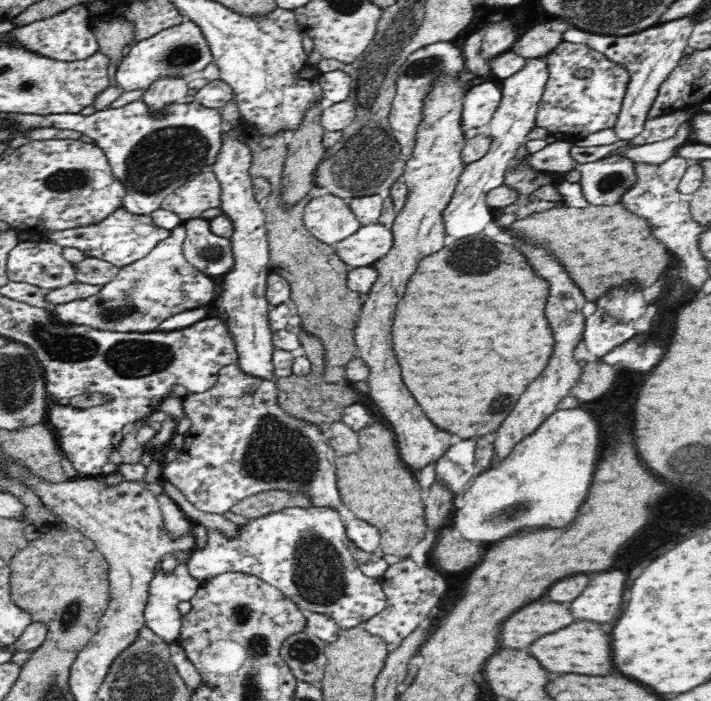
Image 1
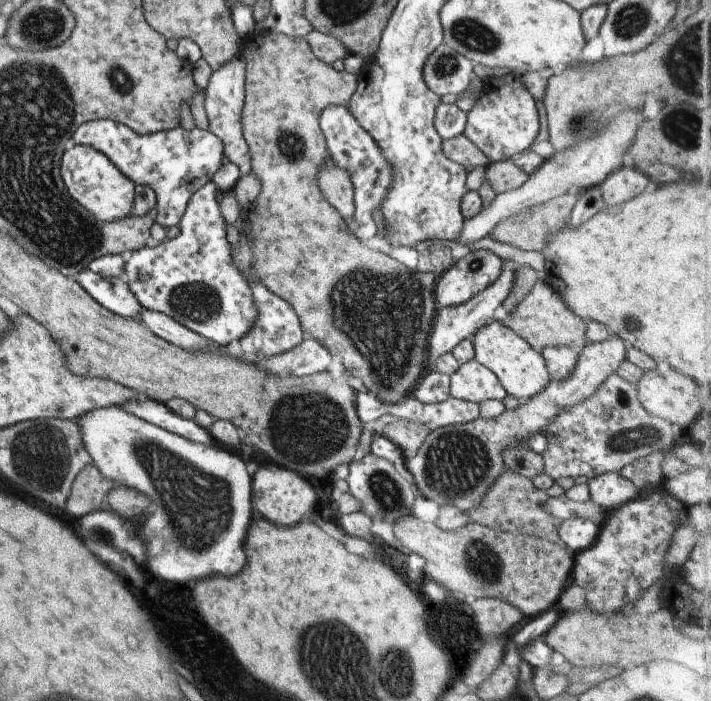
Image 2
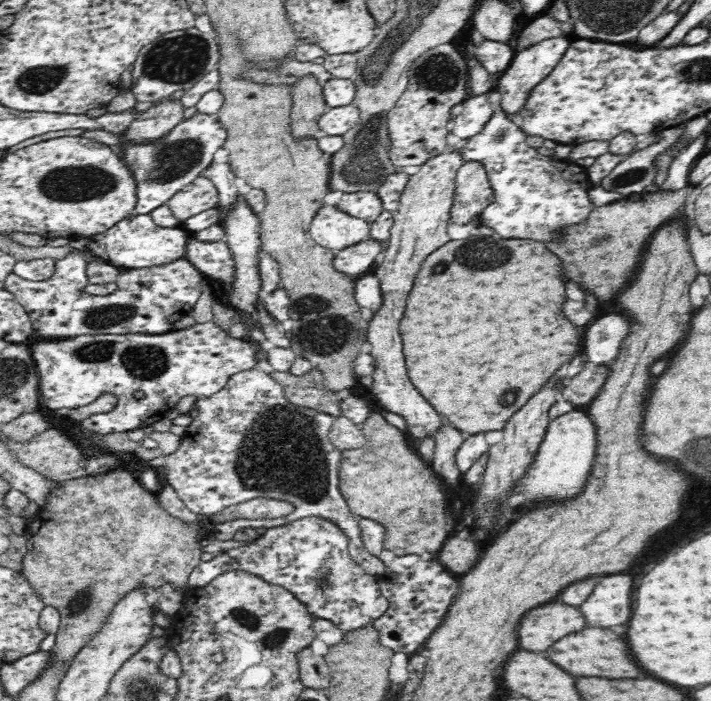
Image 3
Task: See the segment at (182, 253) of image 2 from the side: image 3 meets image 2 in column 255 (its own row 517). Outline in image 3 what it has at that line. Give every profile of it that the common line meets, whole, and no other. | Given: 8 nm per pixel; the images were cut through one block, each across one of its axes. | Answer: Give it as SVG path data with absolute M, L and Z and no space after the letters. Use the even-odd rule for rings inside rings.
M318 516L294 520L266 529L245 546L229 549L200 564L191 572L188 586L203 587L222 572L243 570L266 582L284 587L302 601L314 618L334 622L338 628L357 631L382 616L389 600L381 593L378 581L350 556L348 539L334 521Z

